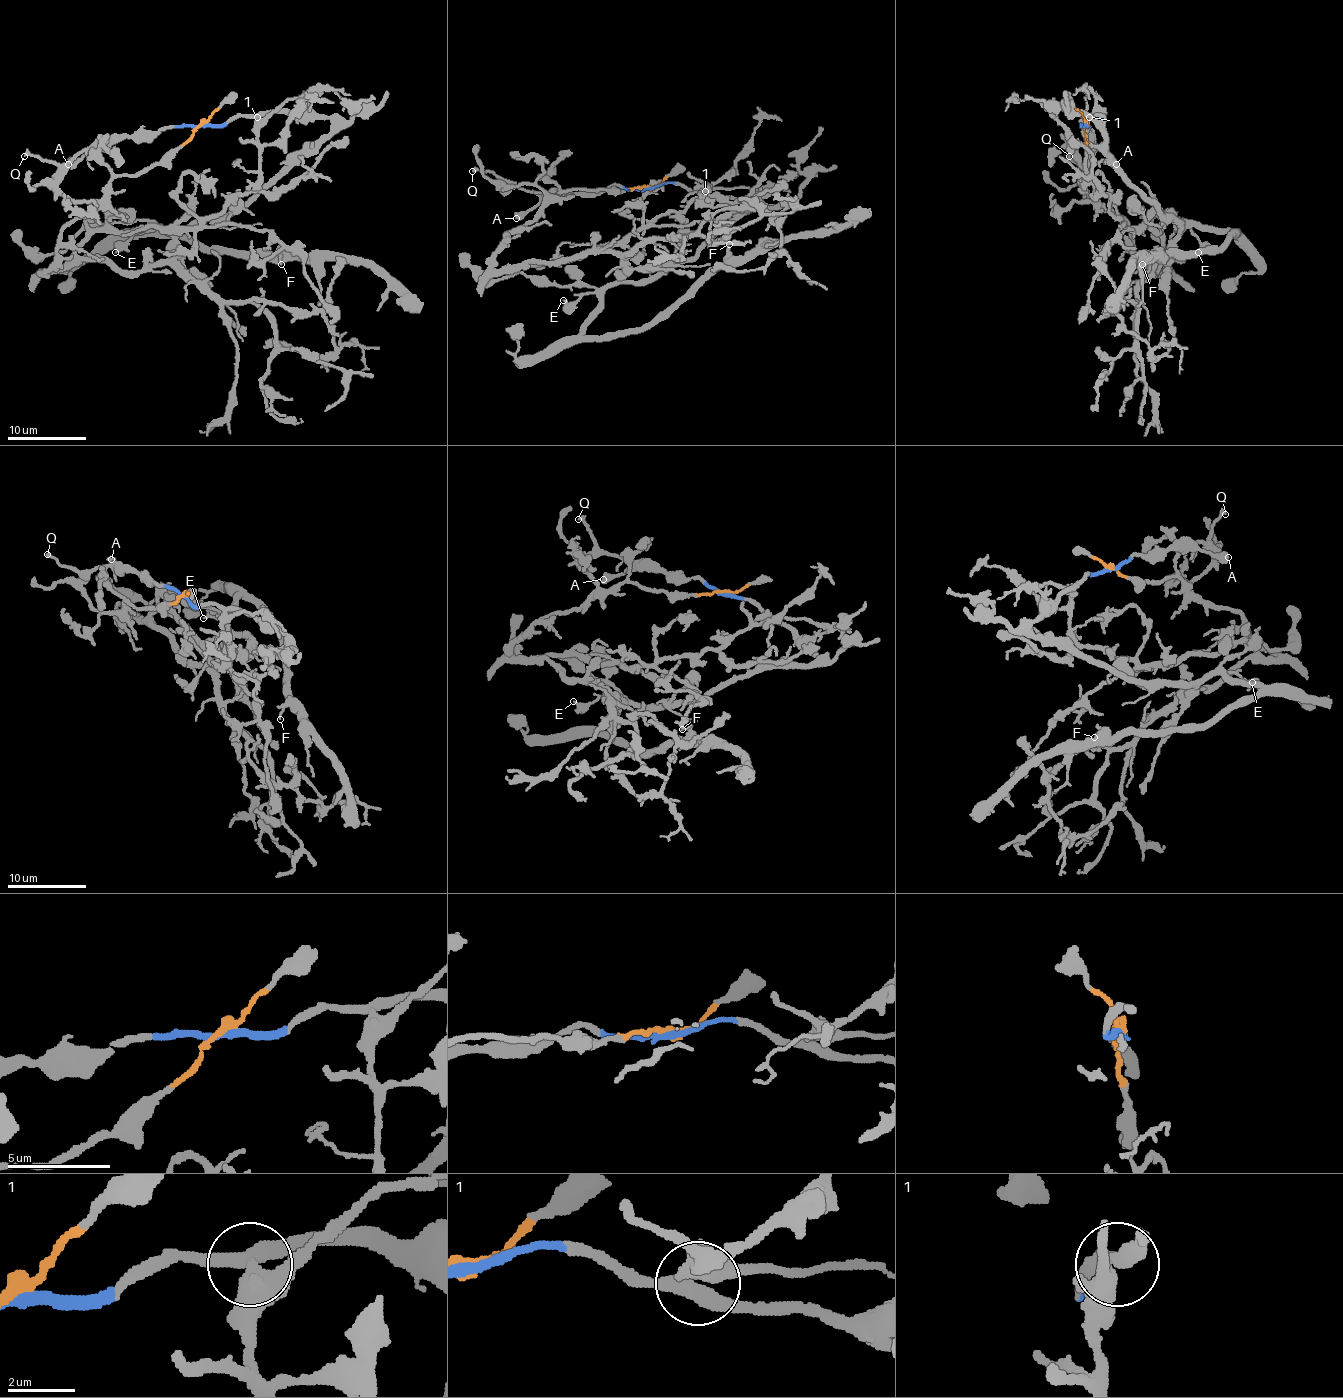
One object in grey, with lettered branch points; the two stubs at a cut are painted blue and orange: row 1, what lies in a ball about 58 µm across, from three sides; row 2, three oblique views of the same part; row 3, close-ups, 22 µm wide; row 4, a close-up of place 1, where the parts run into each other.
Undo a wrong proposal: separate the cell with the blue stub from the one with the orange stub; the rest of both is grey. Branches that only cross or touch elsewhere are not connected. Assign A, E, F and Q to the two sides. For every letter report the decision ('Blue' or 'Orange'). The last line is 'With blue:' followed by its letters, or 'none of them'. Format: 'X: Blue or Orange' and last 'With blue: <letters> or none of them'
A: Blue
E: Blue
F: Blue
Q: Blue
With blue: A, E, F, Q

